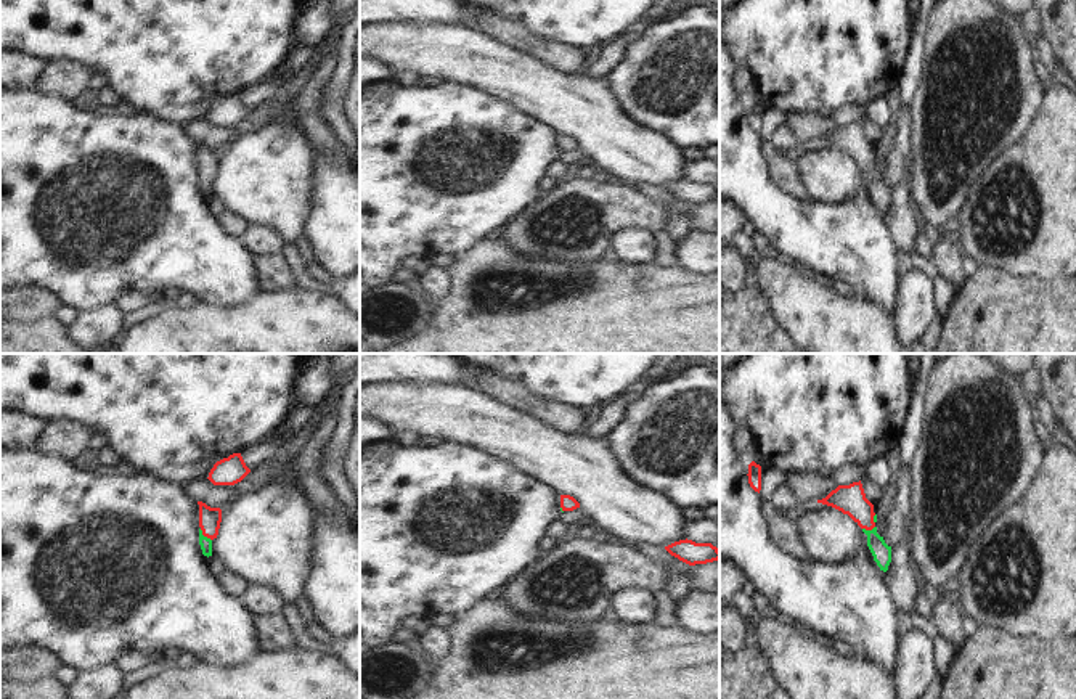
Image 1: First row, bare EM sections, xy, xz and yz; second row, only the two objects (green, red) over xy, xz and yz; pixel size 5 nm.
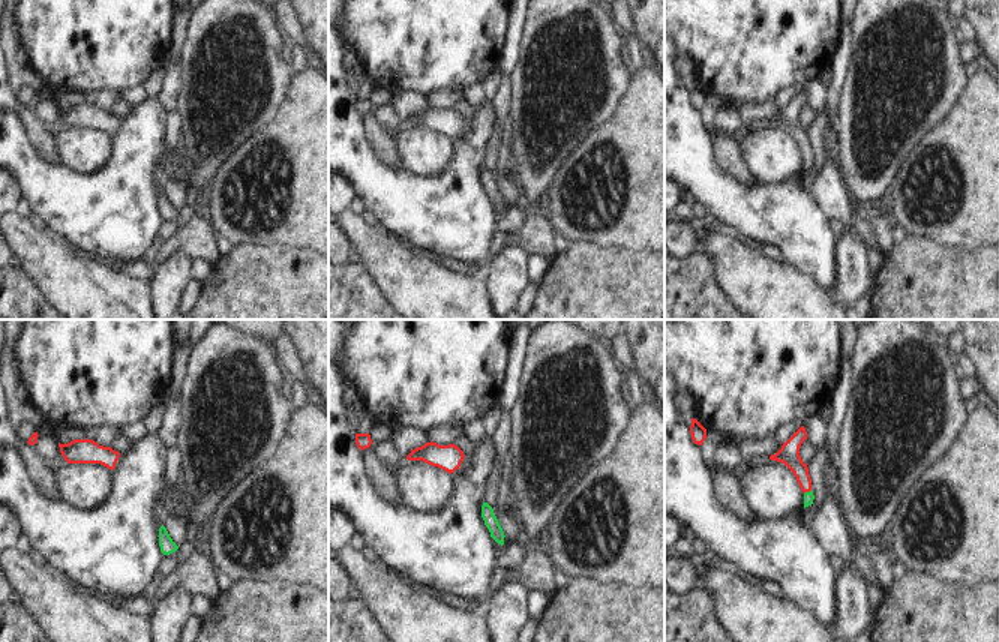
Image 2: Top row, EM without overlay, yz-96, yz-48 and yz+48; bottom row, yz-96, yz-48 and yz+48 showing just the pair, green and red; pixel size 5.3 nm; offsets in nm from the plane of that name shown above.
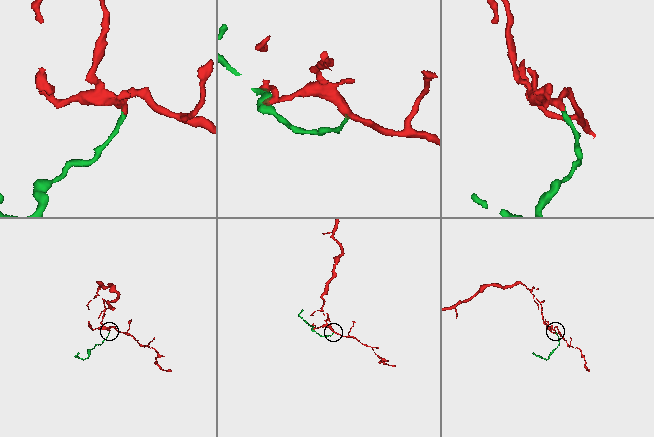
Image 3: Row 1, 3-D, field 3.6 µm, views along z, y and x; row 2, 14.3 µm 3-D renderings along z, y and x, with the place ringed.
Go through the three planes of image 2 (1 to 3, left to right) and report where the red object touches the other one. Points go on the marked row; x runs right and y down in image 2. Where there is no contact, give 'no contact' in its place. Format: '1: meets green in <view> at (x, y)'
1: no contact
2: no contact
3: meets green in yz+48 at (807, 492)

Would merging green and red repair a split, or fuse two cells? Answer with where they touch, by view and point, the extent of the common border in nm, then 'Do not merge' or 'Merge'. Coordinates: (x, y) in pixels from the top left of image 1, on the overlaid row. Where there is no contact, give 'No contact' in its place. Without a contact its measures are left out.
Touches green at xy (203, 535). Shared border 90 nm. Merge

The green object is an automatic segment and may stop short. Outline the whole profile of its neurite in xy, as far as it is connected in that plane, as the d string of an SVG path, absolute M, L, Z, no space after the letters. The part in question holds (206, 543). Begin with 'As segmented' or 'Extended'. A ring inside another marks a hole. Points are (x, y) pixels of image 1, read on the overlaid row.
Extended. M202 501L199 505L199 545L204 556L212 556L212 540L217 538L220 522L222 522L222 509L210 508Z

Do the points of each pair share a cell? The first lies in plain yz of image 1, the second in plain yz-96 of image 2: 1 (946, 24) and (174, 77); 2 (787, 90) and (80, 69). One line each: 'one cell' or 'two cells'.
1: two cells
2: one cell

